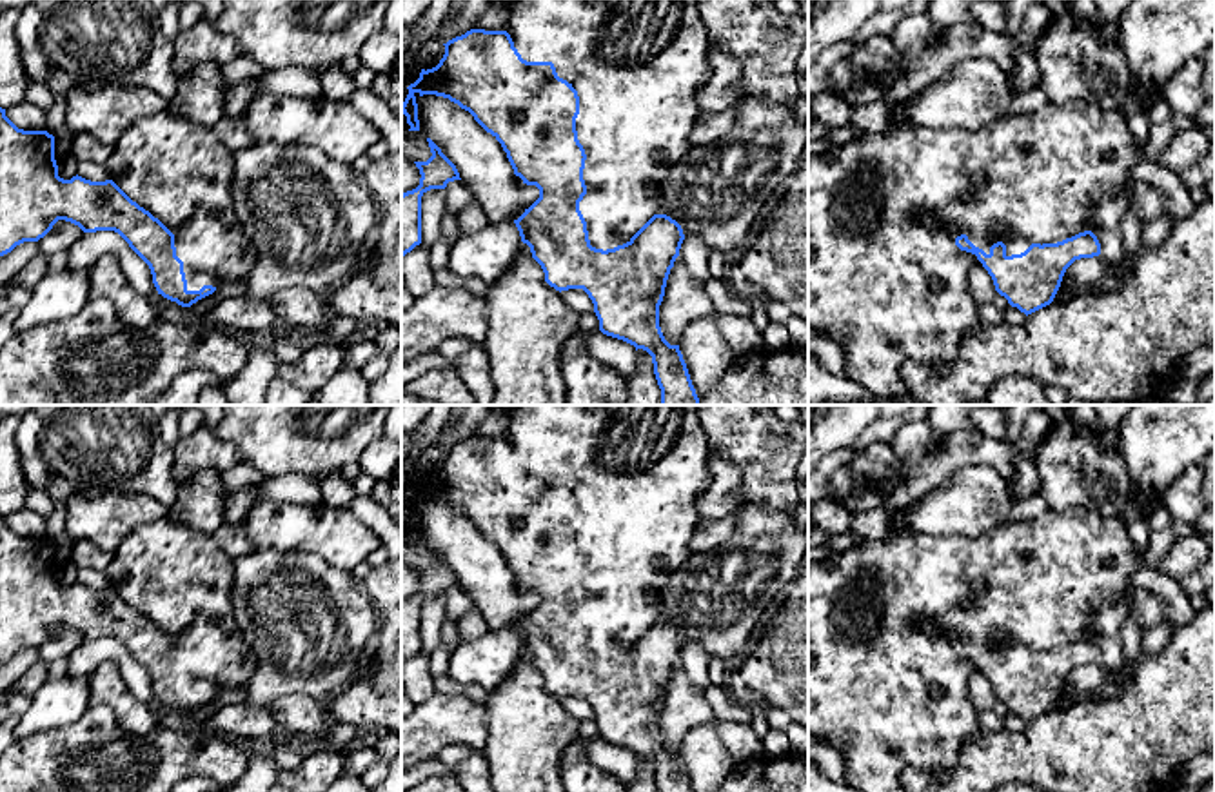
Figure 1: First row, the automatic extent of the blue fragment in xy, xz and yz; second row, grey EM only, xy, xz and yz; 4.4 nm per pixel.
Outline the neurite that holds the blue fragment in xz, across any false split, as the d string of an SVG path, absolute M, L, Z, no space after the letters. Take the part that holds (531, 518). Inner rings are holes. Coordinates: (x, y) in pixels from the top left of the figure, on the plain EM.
M470 436L443 452L440 470L421 476L420 485L407 494L401 520L409 538L420 538L416 500L449 505L469 518L501 550L514 581L539 596L539 605L514 630L541 672L545 688L559 699L583 696L594 710L603 741L652 763L657 792L692 792L679 752L670 752L659 734L667 687L685 647L681 632L667 621L654 621L627 650L607 658L592 654L579 618L587 601L587 561L576 538L578 498L558 483L552 469L523 467L507 438Z

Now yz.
M1092 638L1057 650L1032 650L1012 663L1003 648L993 650L986 661L966 641L957 643L955 652L975 661L992 683L995 698L1026 723L1053 708L1066 676L1075 667L1101 661L1101 650Z

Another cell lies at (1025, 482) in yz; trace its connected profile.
M1037 450L1032 456L1015 456L1013 476L1008 478L1008 494L1015 503L1026 496L1037 494L1041 487Z

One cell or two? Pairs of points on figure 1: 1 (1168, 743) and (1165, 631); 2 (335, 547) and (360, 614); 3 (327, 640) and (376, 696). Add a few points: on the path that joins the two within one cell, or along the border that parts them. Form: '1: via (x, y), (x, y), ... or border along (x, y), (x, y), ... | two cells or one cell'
1: border along (1175, 627), (1170, 640), (1159, 651), (1143, 654) | two cells
2: border along (302, 553), (316, 553), (351, 573) | two cells
3: border along (367, 669), (325, 703) | two cells

